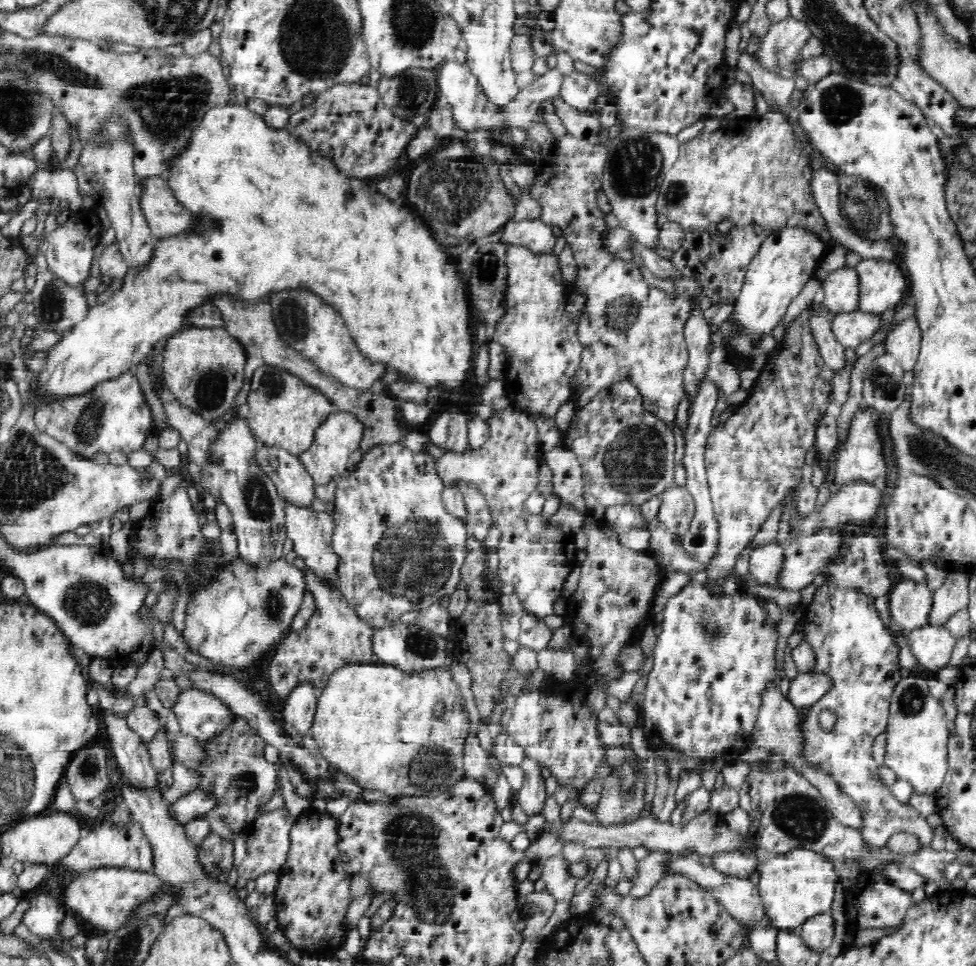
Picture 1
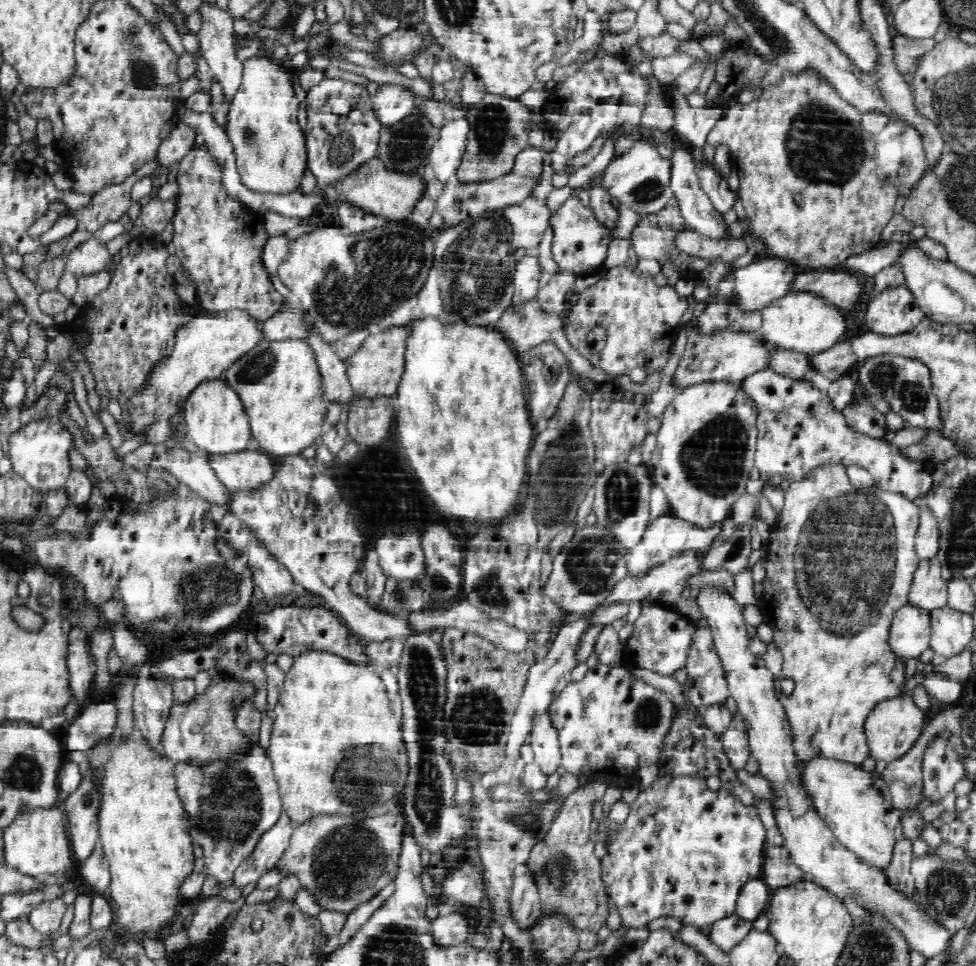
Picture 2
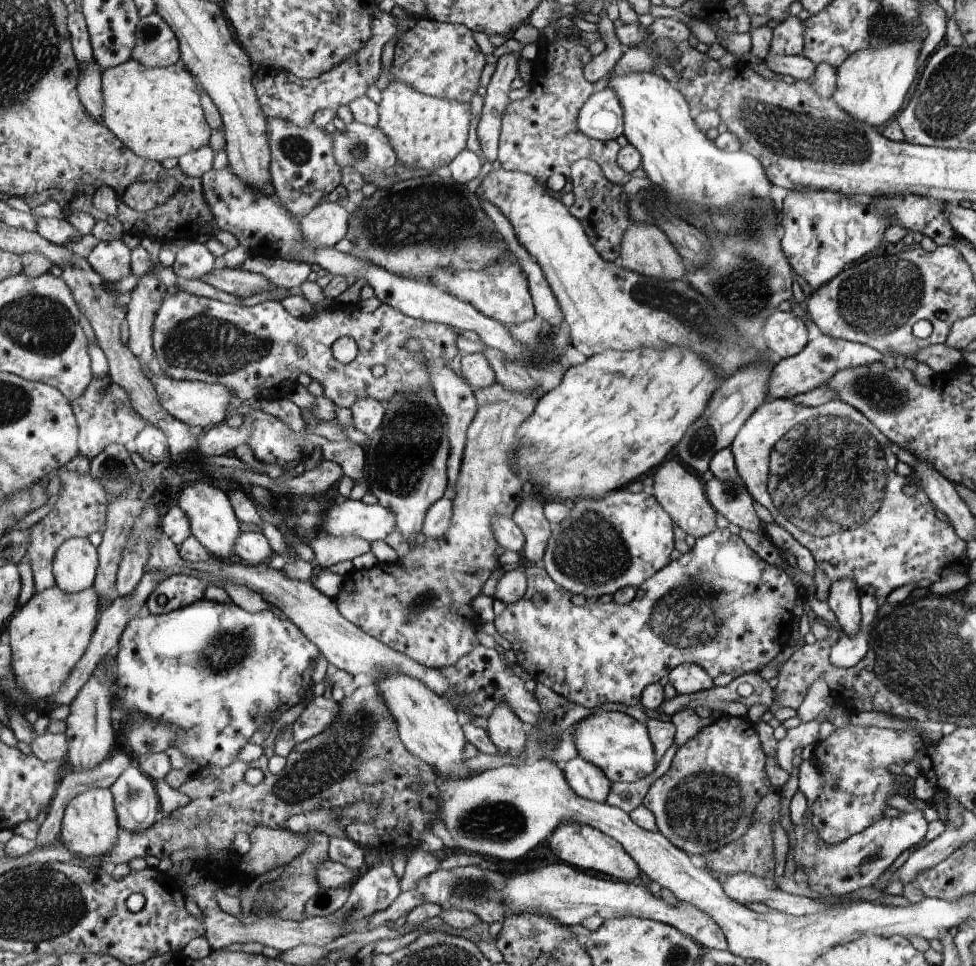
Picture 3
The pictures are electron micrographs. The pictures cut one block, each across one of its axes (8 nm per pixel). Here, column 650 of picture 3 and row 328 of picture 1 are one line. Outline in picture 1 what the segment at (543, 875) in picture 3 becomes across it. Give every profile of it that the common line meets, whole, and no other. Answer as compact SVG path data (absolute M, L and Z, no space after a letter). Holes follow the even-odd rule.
M904 320L902 324L894 326L892 332L884 340L886 354L892 354L900 360L906 372L914 370L918 364L920 348L922 348L922 332L916 320Z

